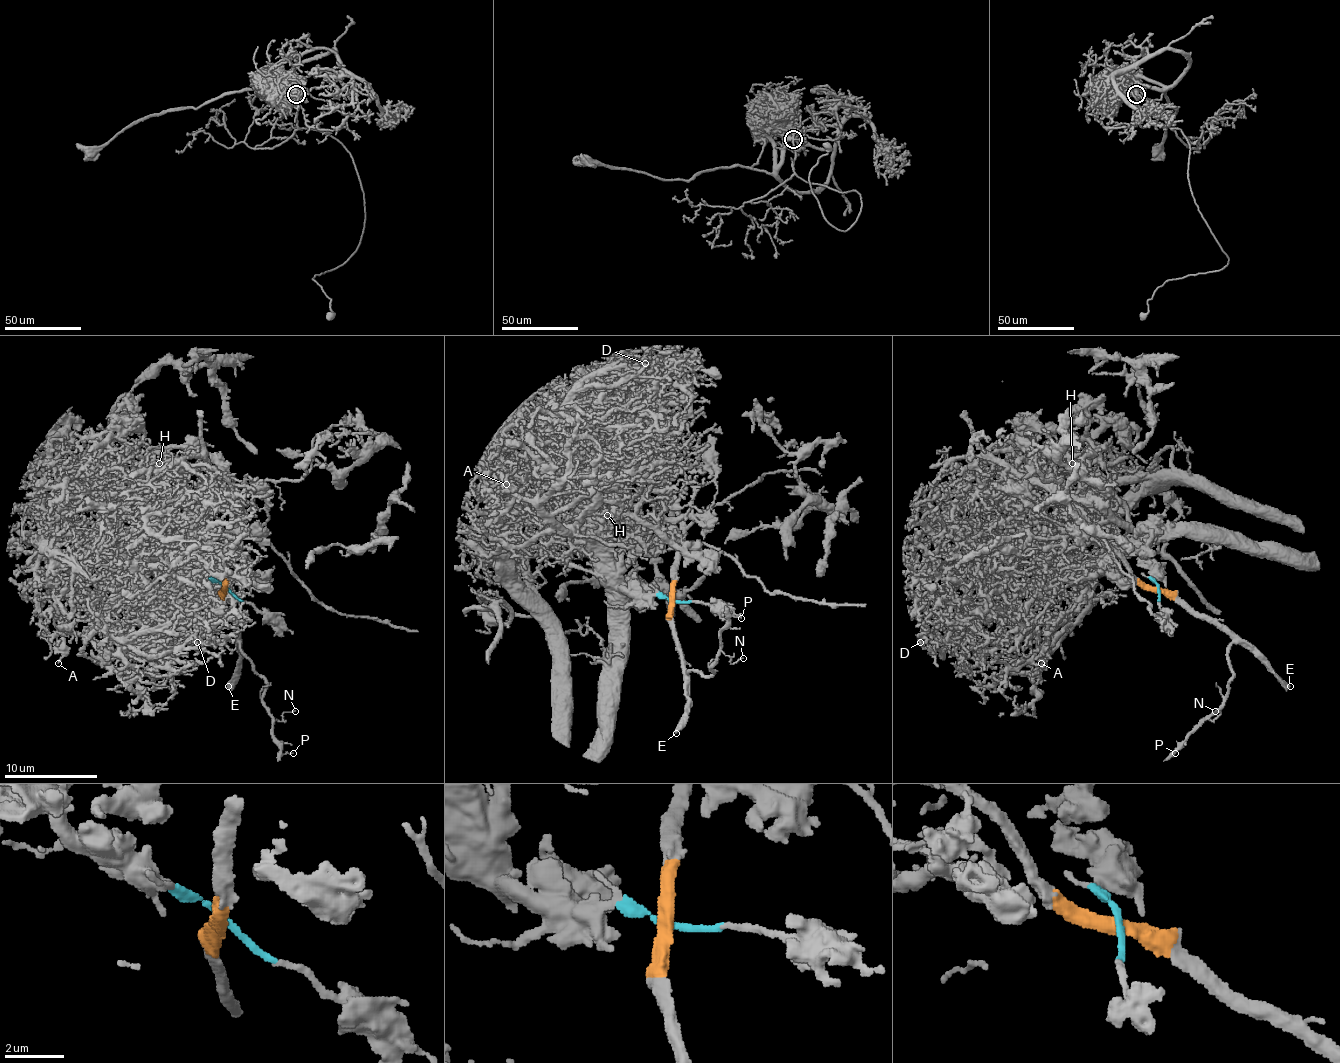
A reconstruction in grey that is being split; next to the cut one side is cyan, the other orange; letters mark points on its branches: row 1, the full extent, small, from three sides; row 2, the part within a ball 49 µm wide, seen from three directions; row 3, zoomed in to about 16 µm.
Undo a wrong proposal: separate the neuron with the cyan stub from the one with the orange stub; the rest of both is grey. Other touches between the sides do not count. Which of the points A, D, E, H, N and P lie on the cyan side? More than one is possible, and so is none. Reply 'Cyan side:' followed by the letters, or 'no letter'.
Cyan side: A, D, H

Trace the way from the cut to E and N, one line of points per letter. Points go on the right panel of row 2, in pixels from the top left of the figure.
E: (1157, 588), (1185, 600), (1197, 612), (1239, 635), (1290, 687)
N: (1157, 588), (1213, 619), (1232, 640), (1227, 654), (1232, 680), (1227, 698), (1211, 719), (1220, 712), (1215, 710)

